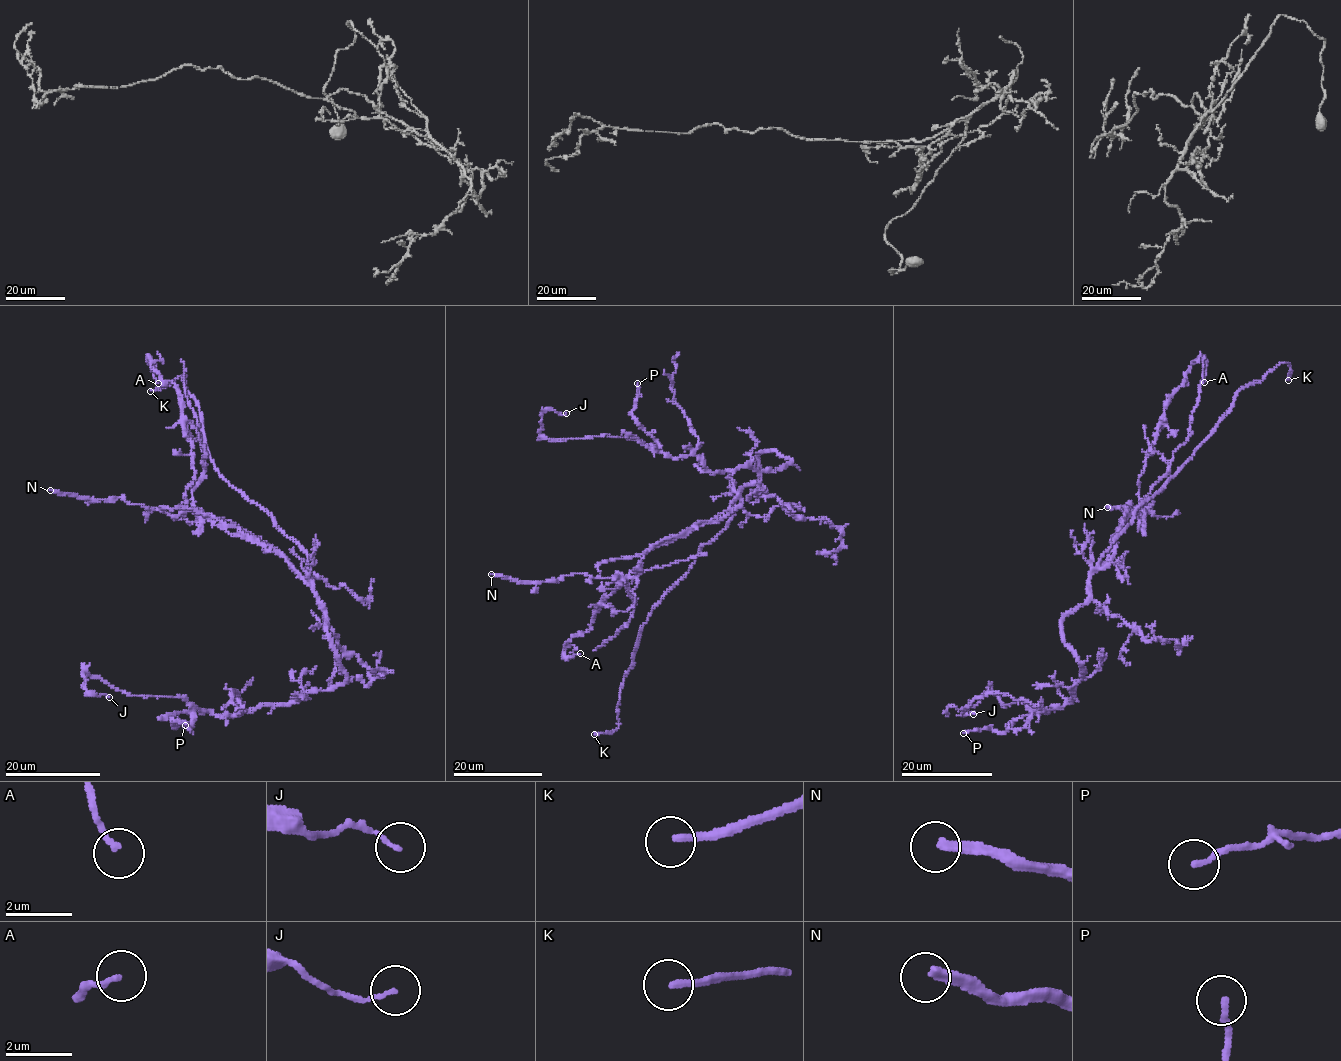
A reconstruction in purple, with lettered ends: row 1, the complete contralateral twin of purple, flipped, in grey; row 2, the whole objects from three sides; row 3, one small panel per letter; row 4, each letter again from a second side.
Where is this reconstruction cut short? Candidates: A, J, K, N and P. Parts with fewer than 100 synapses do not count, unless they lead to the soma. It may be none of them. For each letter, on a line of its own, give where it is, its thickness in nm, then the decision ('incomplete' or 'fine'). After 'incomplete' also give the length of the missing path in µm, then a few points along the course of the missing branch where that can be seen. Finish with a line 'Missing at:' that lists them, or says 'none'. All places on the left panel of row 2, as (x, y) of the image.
A: (158, 383) | 170 nm | fine
J: (109, 697) | 110 nm | fine
K: (150, 391) | 220 nm | incomplete | 25 µm | (150, 391), (87, 410), (74, 423), (70, 436), (71, 442)
N: (50, 490) | 280 nm | incomplete | 180 µm
P: (185, 725) | 190 nm | fine
Missing at: K, N

